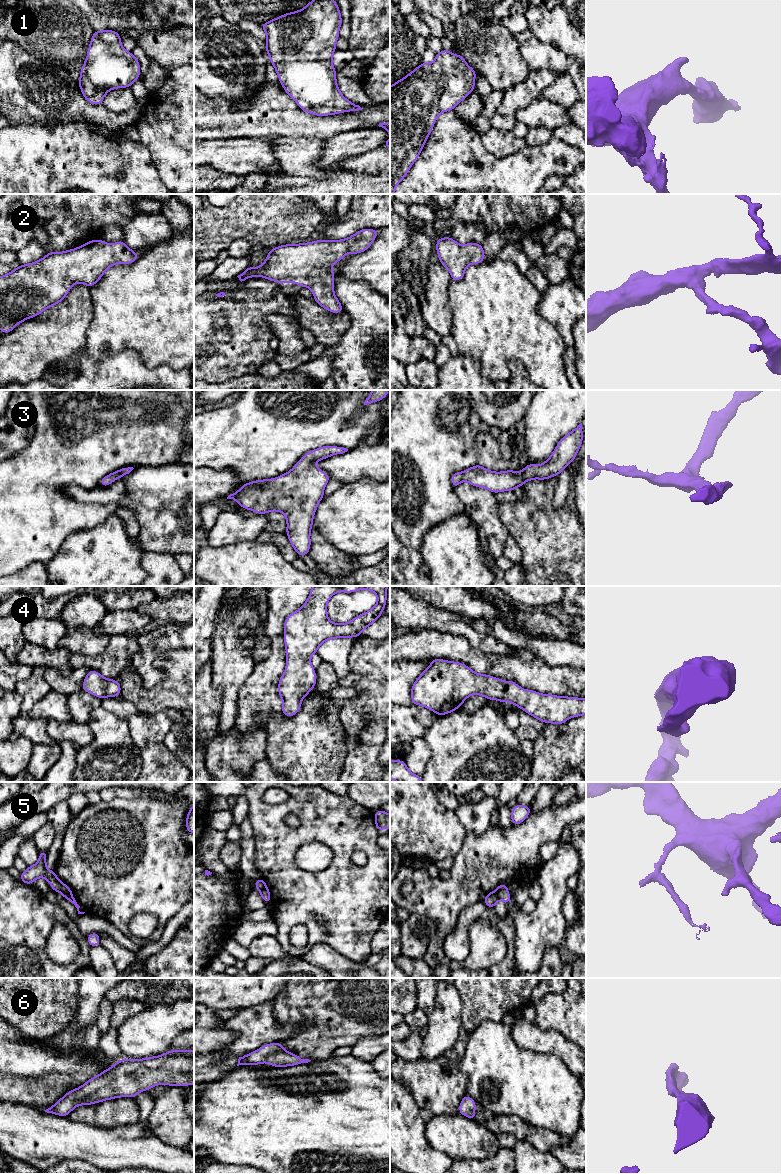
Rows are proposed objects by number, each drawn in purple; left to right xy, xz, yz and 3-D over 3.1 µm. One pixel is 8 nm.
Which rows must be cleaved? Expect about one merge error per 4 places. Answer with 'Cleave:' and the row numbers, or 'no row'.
Cleave: 5

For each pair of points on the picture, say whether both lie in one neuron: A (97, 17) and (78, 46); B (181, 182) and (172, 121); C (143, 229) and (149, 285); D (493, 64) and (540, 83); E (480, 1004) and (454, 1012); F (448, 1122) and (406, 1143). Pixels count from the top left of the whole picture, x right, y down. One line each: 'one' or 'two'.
A: two
B: one
C: two
D: two
E: two
F: two

